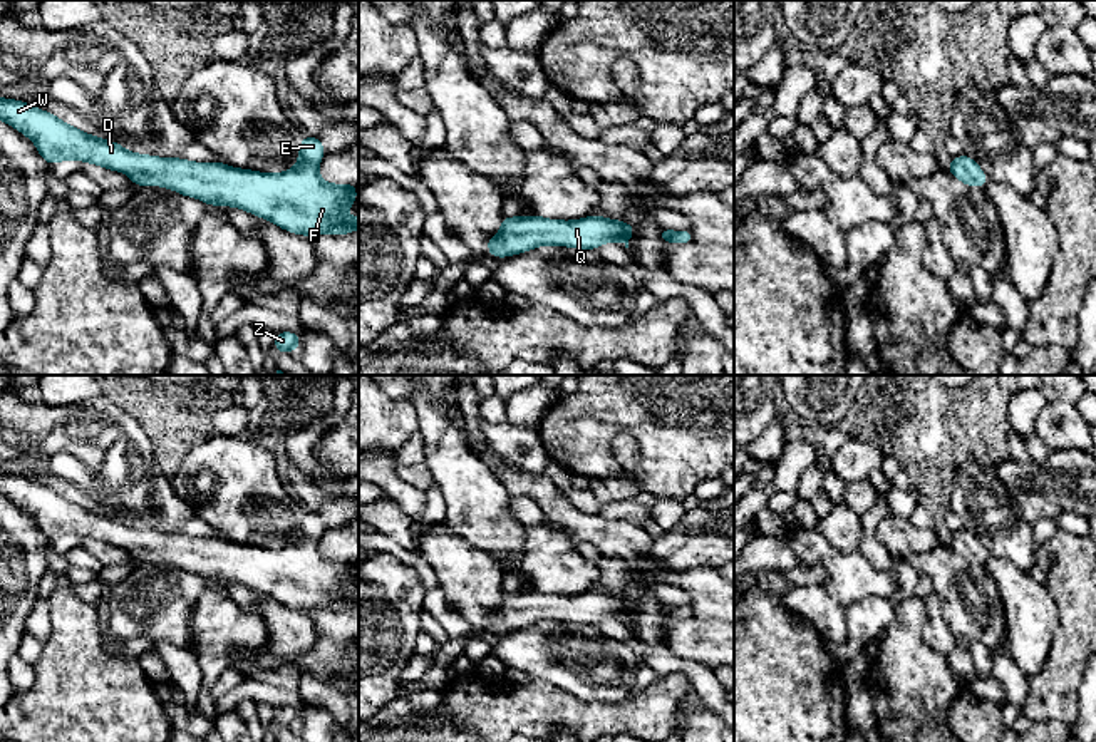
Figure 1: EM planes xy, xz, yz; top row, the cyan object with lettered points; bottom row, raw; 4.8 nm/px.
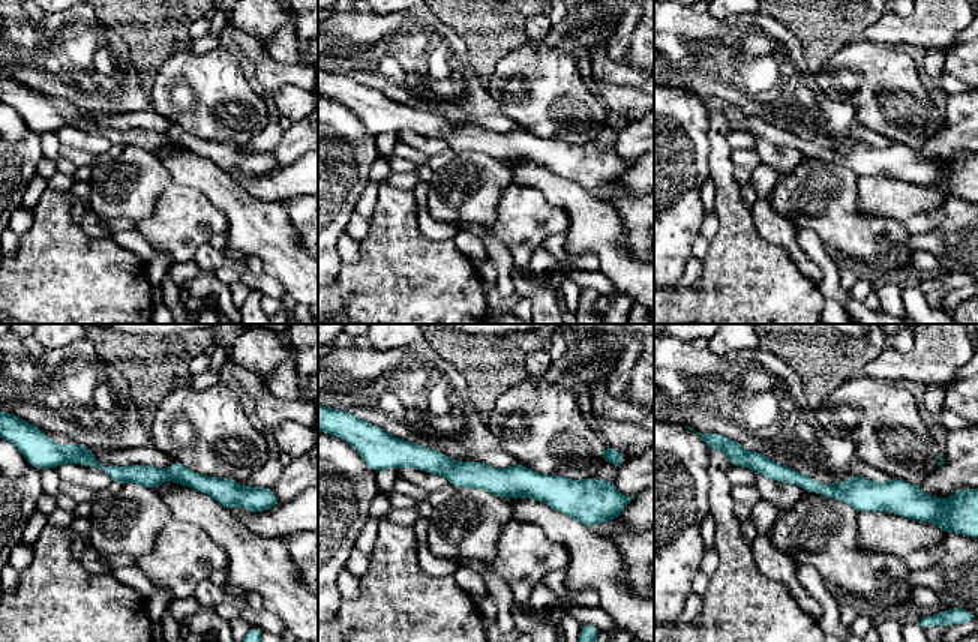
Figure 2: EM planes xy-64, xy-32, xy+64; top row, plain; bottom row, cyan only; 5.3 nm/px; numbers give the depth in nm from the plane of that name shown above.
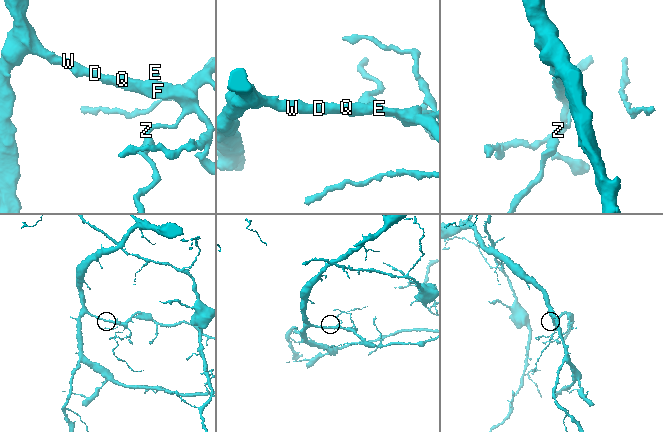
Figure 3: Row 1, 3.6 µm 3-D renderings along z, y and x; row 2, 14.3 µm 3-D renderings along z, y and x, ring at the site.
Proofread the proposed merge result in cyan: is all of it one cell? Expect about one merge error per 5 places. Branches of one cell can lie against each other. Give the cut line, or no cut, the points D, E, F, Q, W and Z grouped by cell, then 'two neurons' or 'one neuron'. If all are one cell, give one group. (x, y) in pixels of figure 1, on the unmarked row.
no cut | D E F Q W Z | one neuron

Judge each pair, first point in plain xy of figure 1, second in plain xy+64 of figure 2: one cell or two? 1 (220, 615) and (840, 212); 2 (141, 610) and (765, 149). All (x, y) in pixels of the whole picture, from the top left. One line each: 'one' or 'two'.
1: two
2: two

